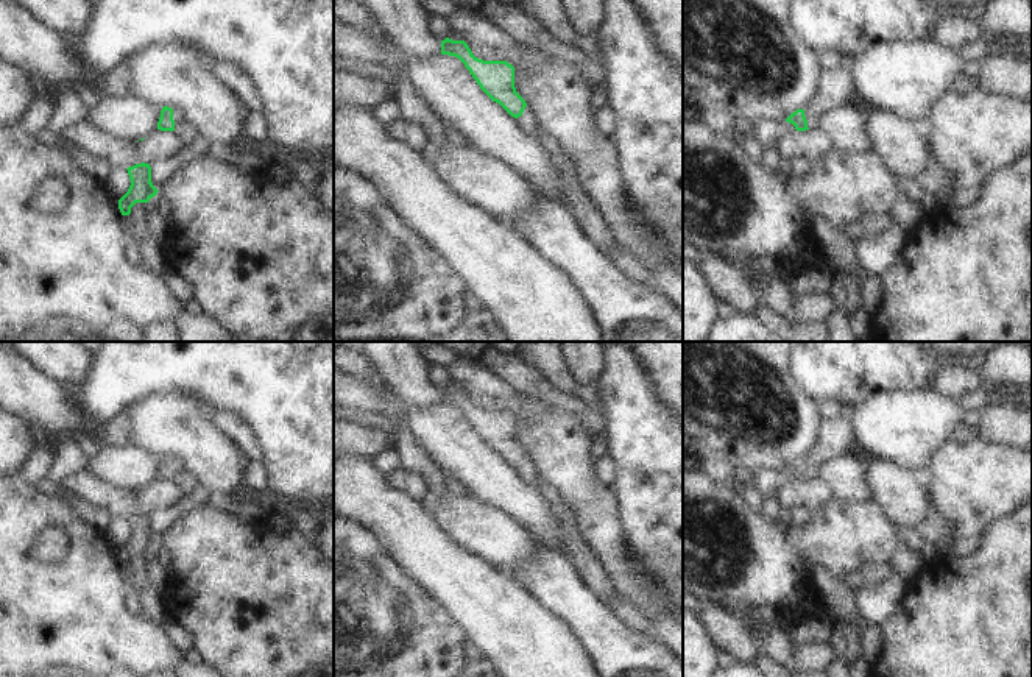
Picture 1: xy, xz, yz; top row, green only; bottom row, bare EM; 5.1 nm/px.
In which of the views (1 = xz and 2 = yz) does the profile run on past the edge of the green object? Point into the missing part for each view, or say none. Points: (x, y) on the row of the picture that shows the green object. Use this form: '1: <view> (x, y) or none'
1: xz (527, 122)
2: yz (837, 88)

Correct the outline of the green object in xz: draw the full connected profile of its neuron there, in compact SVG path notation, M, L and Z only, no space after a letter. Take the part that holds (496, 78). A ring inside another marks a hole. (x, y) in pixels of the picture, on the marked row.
M449 37L441 41L441 55L458 58L480 89L514 117L524 133L536 136L536 115L516 92L514 67L511 64L507 61L479 59L472 55L465 41L452 41Z

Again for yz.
M846 64L837 69L822 69L820 89L806 109L797 109L786 122L797 131L818 128L820 115L856 100L856 86Z

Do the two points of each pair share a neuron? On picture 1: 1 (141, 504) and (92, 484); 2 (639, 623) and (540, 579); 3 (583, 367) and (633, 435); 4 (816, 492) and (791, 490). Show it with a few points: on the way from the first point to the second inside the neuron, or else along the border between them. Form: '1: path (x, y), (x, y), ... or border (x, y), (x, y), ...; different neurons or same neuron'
1: path (128, 503), (119, 503), (105, 493); same neuron
2: border (607, 606), (639, 634); different neurons
3: border (607, 357), (607, 370), (599, 381); different neurons
4: path (809, 492), (797, 492); same neuron

